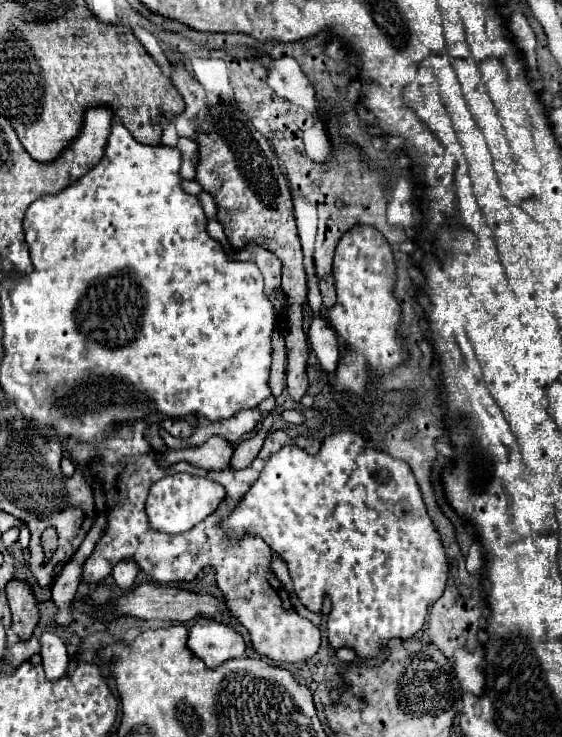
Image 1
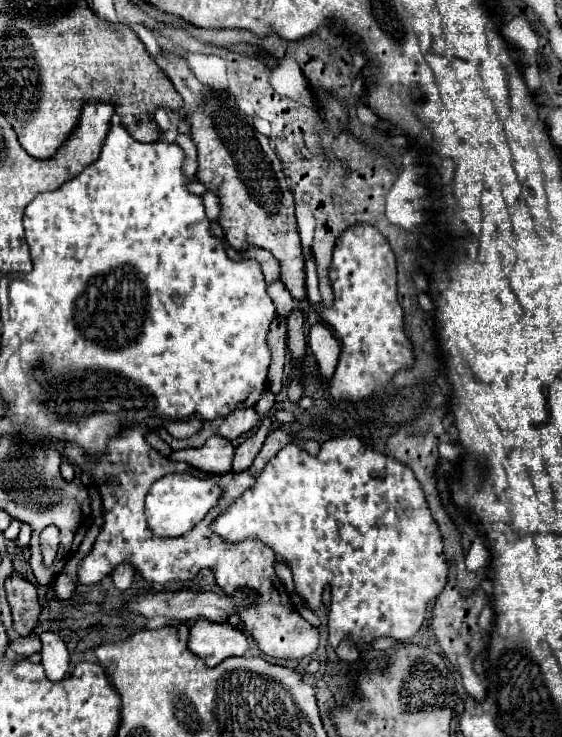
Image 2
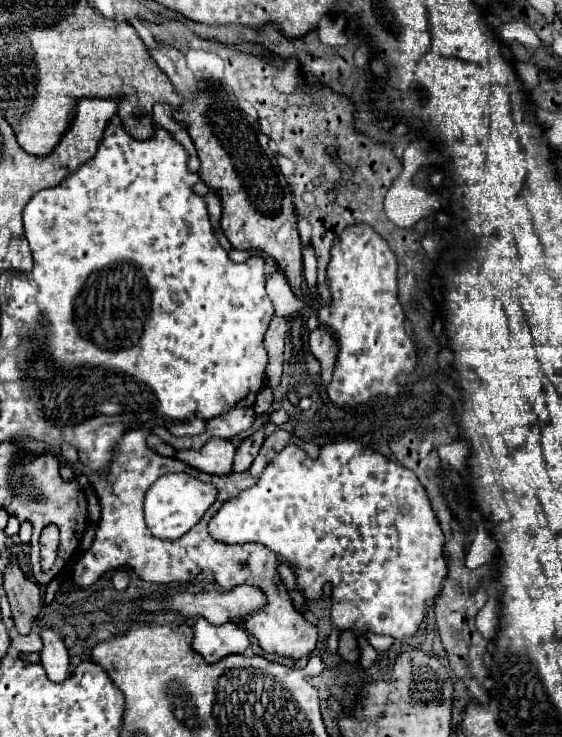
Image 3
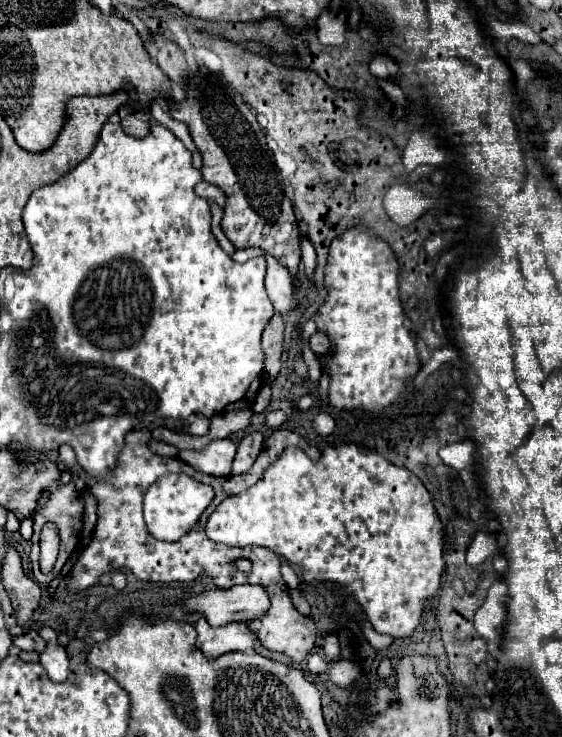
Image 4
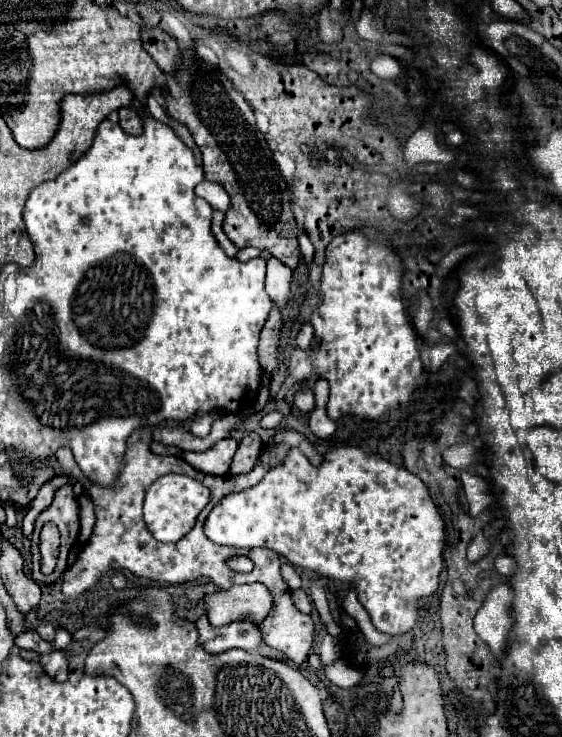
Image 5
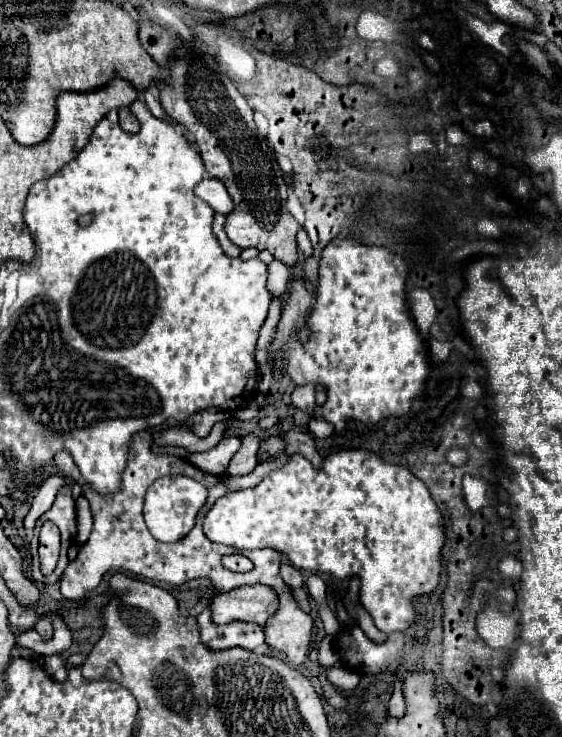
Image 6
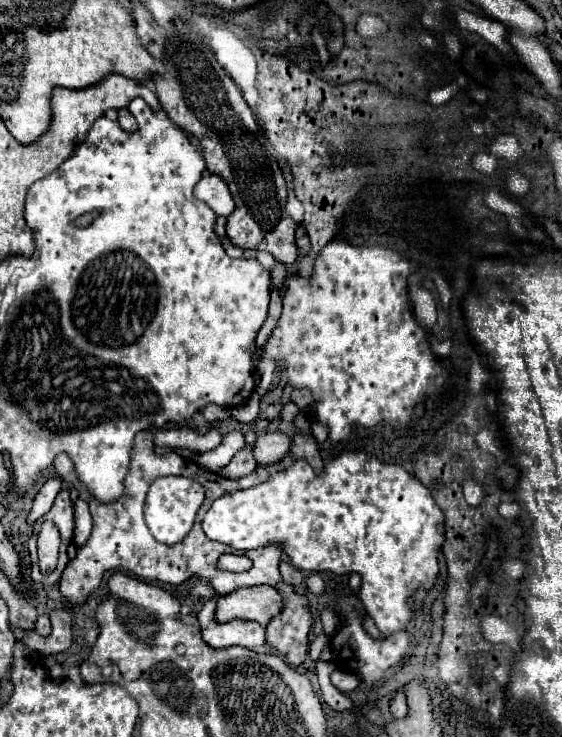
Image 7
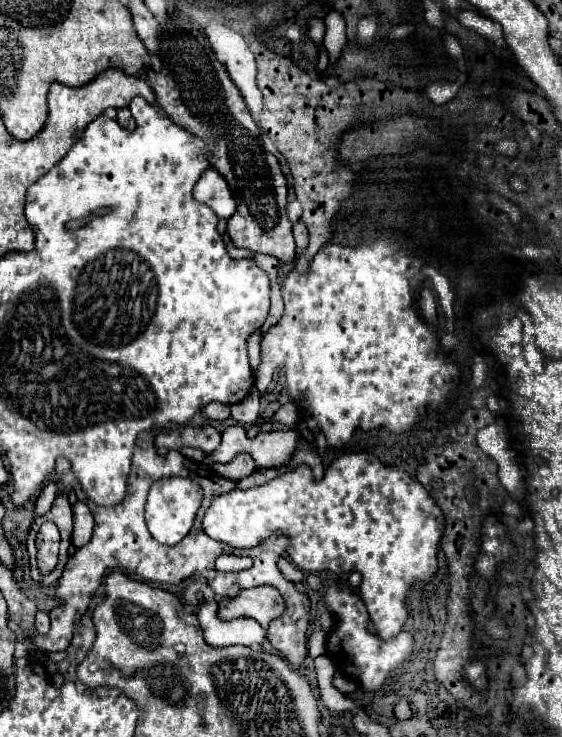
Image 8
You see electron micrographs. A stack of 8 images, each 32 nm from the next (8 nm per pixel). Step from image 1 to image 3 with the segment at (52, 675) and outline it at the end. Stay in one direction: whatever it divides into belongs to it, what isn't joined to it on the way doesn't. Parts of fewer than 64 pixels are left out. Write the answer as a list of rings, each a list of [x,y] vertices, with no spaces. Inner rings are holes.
[[[44,628],[40,632],[40,638],[44,640],[44,650],[40,652],[40,664],[44,666],[48,678],[54,682],[66,680],[68,678],[68,650],[62,638],[52,628]]]

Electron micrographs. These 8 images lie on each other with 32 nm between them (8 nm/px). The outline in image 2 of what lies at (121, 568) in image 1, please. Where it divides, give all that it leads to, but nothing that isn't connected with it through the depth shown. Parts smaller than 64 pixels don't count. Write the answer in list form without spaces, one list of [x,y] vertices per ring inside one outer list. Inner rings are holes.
[[[120,566],[114,570],[114,586],[120,590],[126,590],[132,584],[132,568]]]

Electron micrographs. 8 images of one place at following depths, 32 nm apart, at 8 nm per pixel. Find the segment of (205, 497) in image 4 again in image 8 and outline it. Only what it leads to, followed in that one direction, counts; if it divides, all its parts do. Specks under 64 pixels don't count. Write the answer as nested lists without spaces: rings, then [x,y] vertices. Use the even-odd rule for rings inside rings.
[[[171,476],[152,484],[145,504],[145,520],[160,544],[178,544],[192,528],[194,516],[202,504],[202,488],[194,480],[186,477]]]

